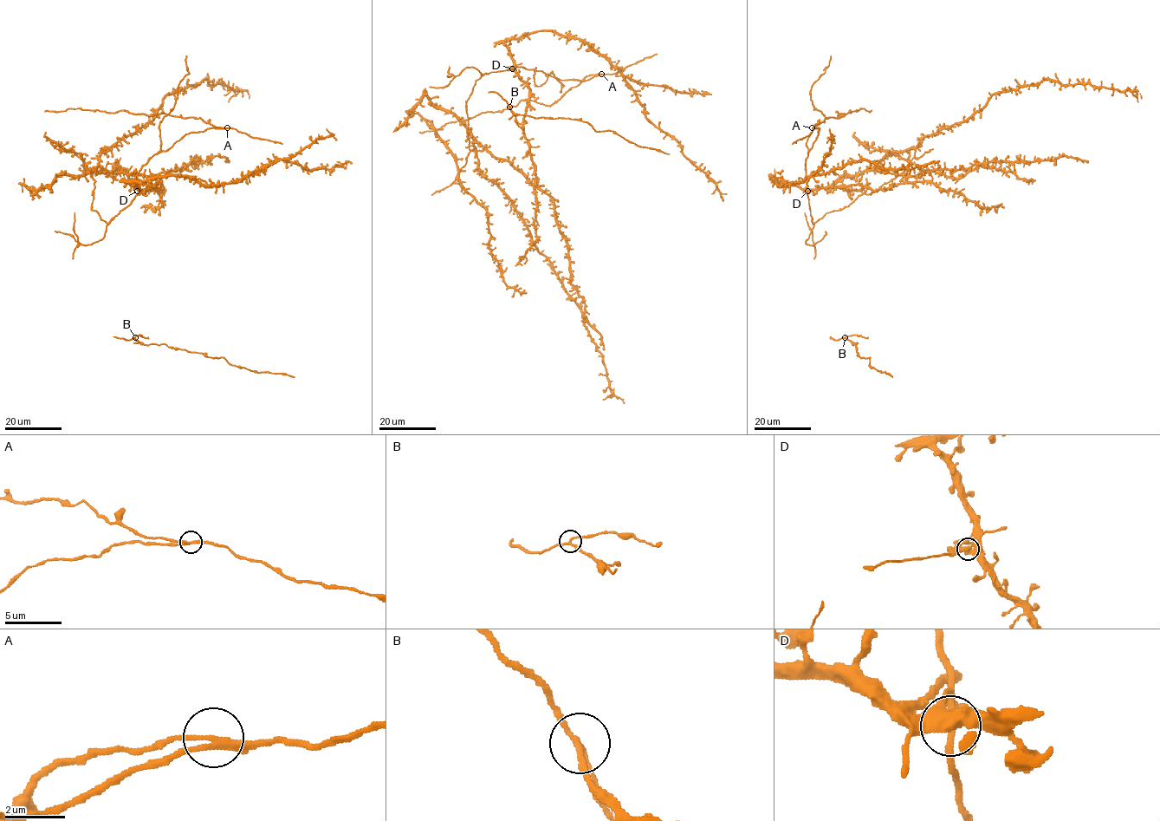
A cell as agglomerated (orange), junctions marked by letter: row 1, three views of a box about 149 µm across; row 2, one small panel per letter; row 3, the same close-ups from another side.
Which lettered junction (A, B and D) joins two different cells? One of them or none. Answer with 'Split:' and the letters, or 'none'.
Split: A

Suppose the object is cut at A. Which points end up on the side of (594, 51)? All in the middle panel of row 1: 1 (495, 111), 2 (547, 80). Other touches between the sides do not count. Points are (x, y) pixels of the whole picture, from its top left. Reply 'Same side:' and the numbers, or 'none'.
Same side: 2

